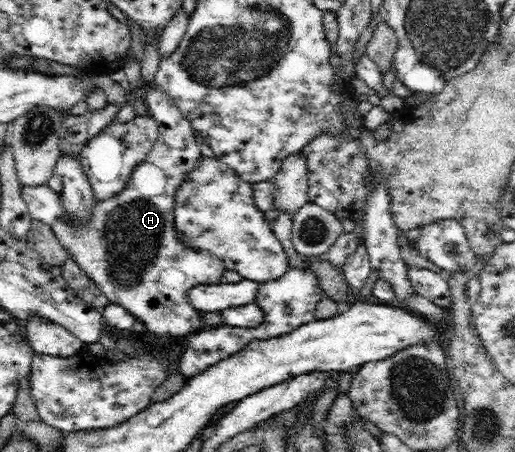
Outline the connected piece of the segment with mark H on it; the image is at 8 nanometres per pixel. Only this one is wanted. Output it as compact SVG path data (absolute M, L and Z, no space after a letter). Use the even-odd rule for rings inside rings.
M149 87L146 91L146 102L150 116L158 122L157 141L154 141L147 159L139 164L131 174L130 181L122 192L108 200L97 200L91 215L80 224L71 224L64 216L63 202L58 192L49 185L25 187L21 185L21 196L29 208L32 219L50 225L61 245L68 251L79 267L92 279L92 282L102 291L108 301L124 307L135 316L136 321L146 327L146 335L154 338L177 339L184 341L191 333L204 329L201 322L201 312L191 306L187 293L195 285L206 283L215 285L221 282L227 266L218 257L209 252L199 252L179 240L175 231L175 193L189 173L199 166L204 156L197 146L195 130L191 122L179 111L172 99L158 87Z

